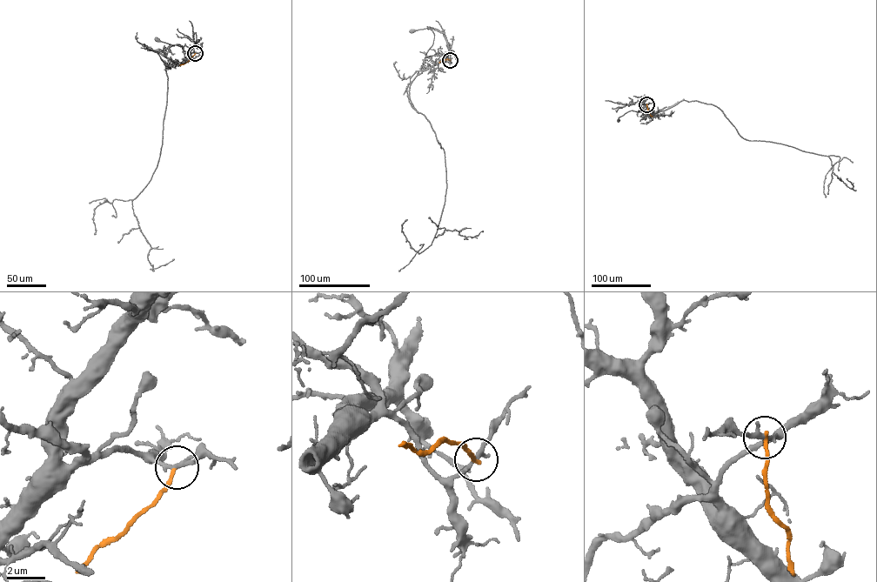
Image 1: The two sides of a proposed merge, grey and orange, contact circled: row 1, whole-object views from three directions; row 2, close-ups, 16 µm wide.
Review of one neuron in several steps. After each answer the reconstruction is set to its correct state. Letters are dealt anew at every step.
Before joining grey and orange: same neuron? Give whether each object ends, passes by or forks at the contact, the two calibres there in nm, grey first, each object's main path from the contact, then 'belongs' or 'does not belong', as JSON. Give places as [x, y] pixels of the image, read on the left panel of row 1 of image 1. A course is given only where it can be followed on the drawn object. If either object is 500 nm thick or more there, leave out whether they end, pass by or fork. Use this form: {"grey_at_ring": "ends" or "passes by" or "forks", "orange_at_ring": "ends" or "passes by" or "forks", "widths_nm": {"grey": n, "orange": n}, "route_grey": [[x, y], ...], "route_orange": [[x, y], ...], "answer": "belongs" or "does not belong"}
{"grey_at_ring": "passes by", "orange_at_ring": "ends", "widths_nm": {"grey": 220, "orange": 200}, "route_grey": [[195, 53], [190, 53], [182, 62], [173, 61], [164, 54], [165, 50], [177, 43], [181, 45], [157, 40]], "route_orange": [[195, 53], [179, 64]], "answer": "does not belong"}

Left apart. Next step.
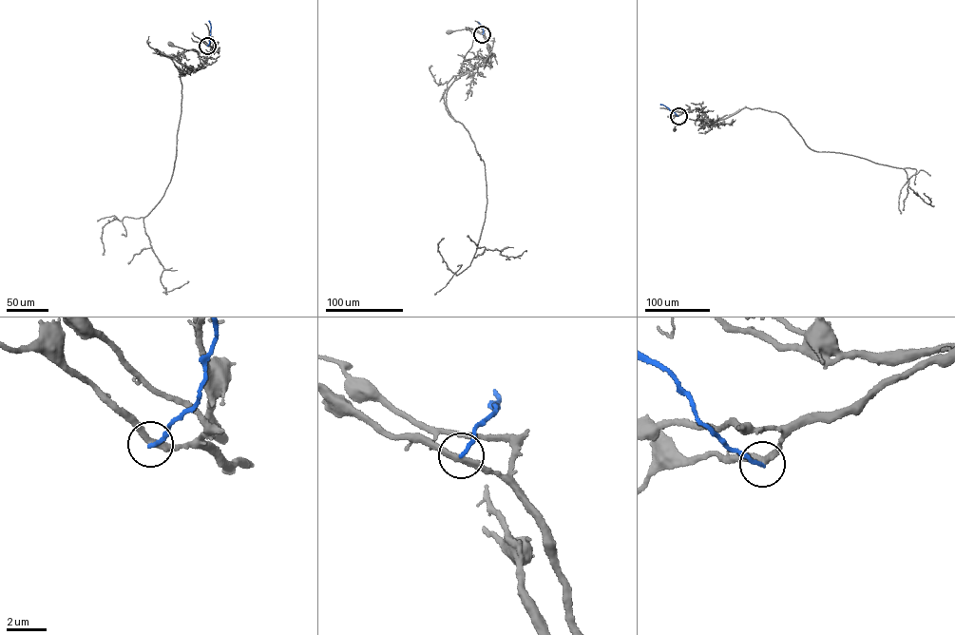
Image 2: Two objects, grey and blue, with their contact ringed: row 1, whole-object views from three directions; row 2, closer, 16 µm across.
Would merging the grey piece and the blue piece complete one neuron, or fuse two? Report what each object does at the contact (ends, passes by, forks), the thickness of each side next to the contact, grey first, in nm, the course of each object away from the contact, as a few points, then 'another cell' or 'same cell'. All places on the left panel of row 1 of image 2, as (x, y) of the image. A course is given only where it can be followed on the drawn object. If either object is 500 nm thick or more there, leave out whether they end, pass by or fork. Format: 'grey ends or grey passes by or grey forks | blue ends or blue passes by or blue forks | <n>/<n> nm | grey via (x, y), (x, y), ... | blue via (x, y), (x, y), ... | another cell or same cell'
grey passes by | blue ends | 300/190 nm | grey via (207, 46), (212, 49), (202, 64), (194, 68), (178, 59), (181, 52), (195, 48), (170, 45) | blue via (207, 46), (211, 28), (208, 20) | another cell

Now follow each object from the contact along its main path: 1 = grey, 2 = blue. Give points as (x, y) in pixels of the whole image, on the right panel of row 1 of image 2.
1: (678, 116), (698, 109), (713, 124), (689, 119), (676, 125), (675, 130)
2: (678, 116), (660, 104)

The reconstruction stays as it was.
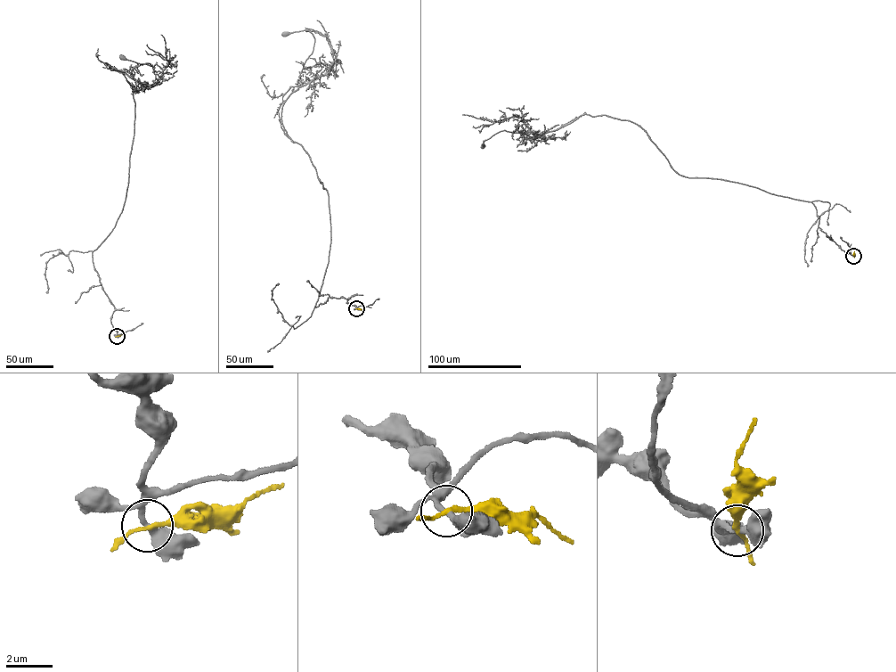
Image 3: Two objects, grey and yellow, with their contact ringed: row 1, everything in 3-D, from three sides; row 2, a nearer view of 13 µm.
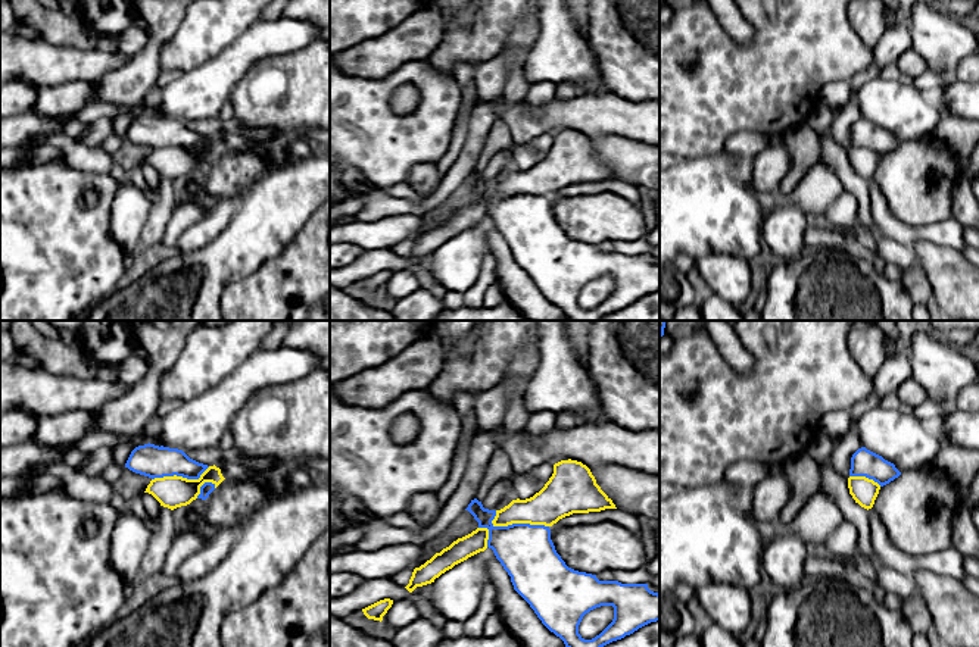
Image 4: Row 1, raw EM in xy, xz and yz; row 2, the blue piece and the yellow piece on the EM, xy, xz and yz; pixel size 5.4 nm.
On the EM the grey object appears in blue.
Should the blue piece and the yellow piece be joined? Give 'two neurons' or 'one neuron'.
two neurons

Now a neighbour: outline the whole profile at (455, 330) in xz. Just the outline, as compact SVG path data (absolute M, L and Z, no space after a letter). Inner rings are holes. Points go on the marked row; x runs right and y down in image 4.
M440 321L446 335L450 340L450 344L453 344L461 337L467 335L476 325L477 321Z

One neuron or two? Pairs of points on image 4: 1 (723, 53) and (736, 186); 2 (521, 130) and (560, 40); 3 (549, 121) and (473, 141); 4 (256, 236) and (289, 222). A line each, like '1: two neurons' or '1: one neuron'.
1: two neurons
2: two neurons
3: two neurons
4: one neuron

